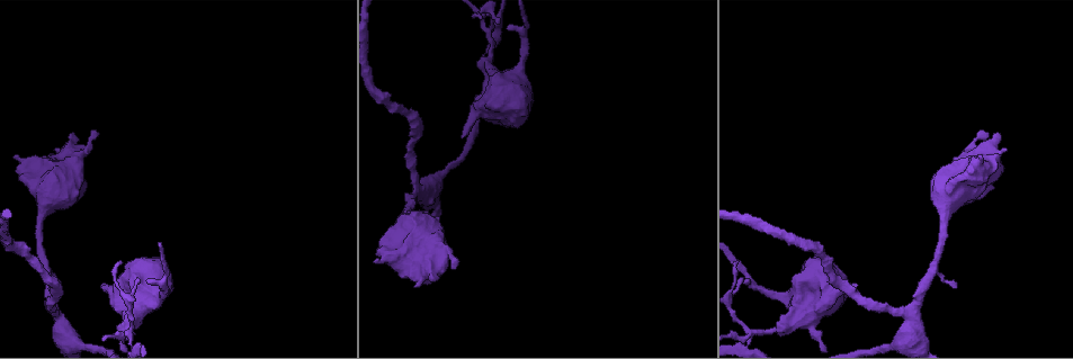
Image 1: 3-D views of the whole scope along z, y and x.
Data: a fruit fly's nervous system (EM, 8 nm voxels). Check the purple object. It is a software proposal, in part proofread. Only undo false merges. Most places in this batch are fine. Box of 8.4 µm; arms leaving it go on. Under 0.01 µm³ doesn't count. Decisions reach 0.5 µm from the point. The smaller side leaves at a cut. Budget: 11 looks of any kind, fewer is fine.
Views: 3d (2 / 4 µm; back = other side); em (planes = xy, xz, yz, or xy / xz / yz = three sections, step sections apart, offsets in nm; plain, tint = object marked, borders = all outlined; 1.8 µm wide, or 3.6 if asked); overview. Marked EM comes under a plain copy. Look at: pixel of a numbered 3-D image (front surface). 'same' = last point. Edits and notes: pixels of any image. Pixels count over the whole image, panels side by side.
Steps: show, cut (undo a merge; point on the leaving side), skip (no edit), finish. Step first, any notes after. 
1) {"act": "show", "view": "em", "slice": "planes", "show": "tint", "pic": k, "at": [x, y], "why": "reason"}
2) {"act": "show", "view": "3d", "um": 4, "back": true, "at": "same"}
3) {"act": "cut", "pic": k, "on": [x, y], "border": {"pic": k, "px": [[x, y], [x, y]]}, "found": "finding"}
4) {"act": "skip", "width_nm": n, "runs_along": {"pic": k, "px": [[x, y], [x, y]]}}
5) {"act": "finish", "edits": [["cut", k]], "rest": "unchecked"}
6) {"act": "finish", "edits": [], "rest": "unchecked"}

{"act": "show", "view": "3d", "um": 4, "pic": 1, "at": [448, 252], "why": "abrupt turn"}

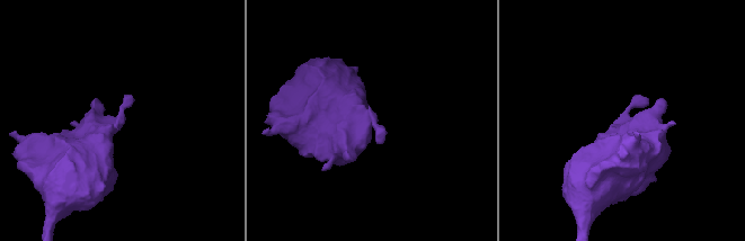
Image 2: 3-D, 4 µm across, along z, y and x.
{"act": "show", "view": "em", "um": 3.6, "slice": "planes", "show": "tint", "pic": 2, "at": [121, 117], "why": "need the tissue"}

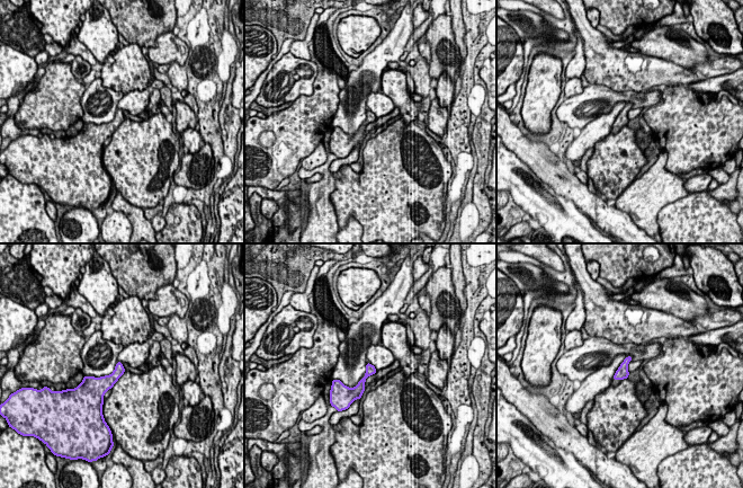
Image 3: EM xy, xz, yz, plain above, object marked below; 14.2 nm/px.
{"act": "skip", "runs_along": {"pic": 3, "px": [[372, 369], [355, 390], [346, 390]]}, "found": "one neuron here"}

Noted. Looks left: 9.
{"act": "show", "view": "3d", "um": 4, "pic": 1, "at": [47, 200], "why": "thick turns thin"}

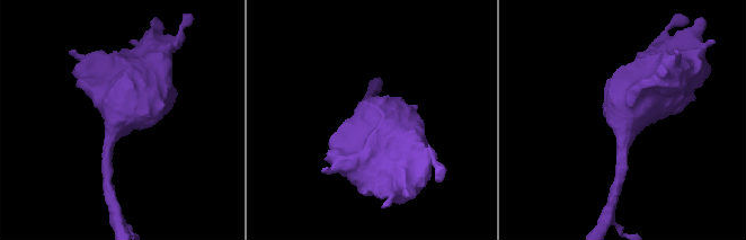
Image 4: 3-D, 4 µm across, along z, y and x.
{"act": "show", "view": "em", "slice": "xz", "step": 4, "show": "tint", "pic": 4, "at": [624, 116]}

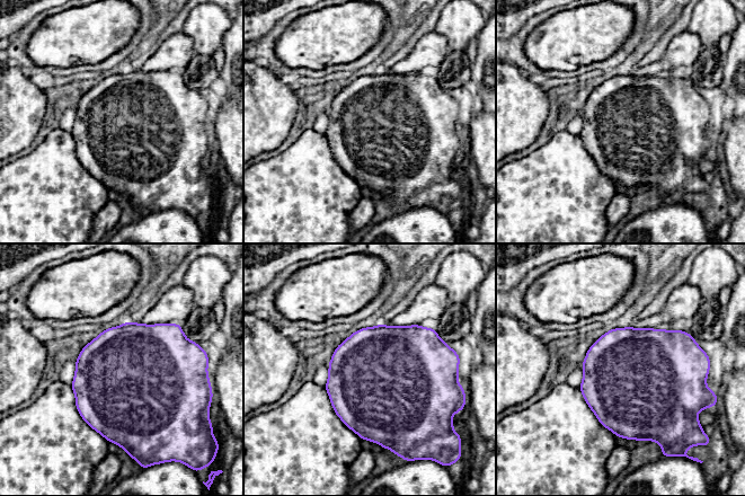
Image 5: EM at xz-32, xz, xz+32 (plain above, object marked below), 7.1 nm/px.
{"act": "show", "view": "em", "slice": "xy", "step": 16, "show": "tint", "at": "same"}

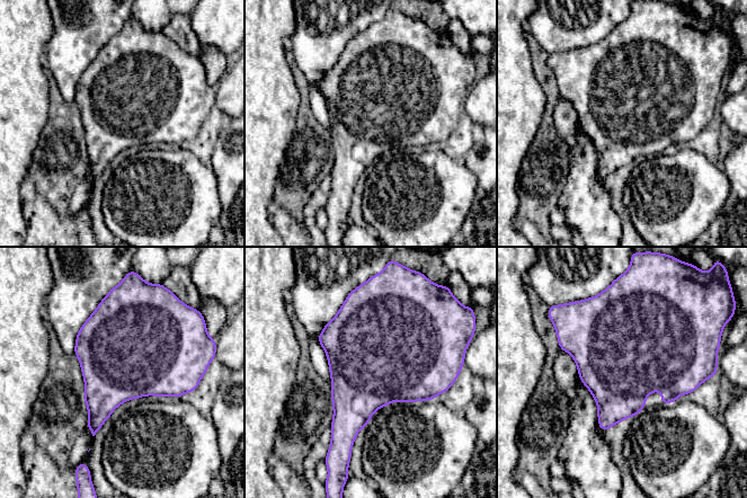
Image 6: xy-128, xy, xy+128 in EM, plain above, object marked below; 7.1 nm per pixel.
{"act": "skip", "found": "all the same neuron"}

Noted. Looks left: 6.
{"act": "show", "view": "em", "slice": "planes", "show": "tint", "pic": 1, "at": [748, 333], "why": "sharp bend"}

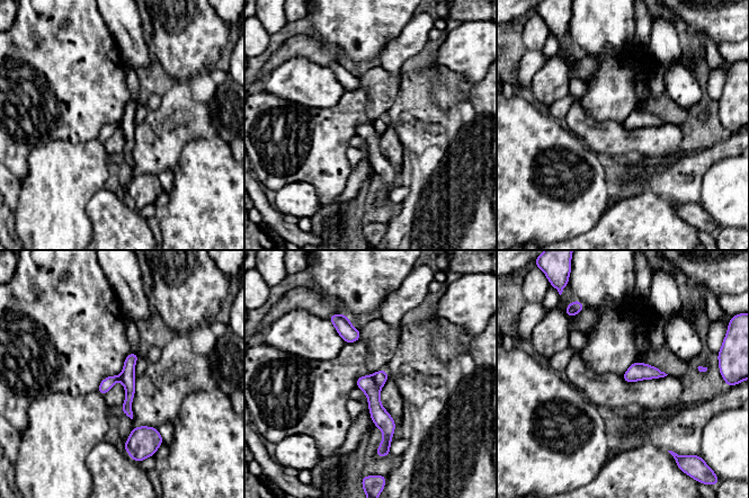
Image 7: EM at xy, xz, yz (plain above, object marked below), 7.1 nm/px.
{"act": "cut", "pic": 7, "on": [380, 416], "border": {"pic": 7, "px": [[371, 375], [380, 388]]}, "found": "two neurons meet here"}

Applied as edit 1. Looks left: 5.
{"act": "show", "view": "overview"}

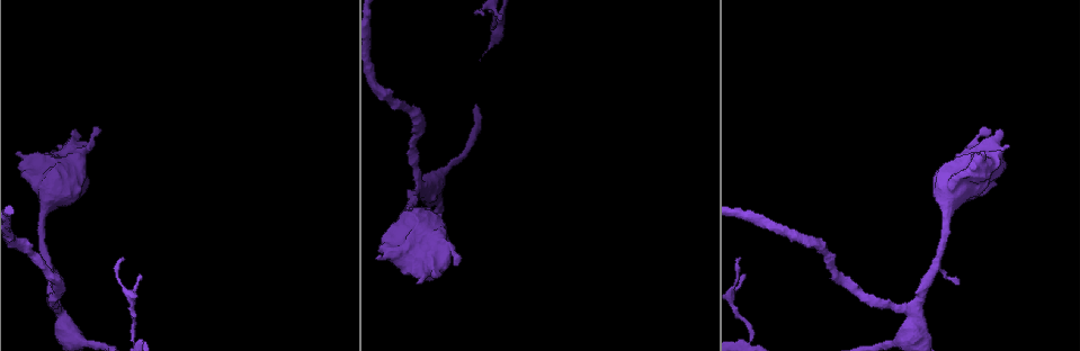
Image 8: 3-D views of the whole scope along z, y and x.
{"act": "show", "view": "3d", "um": 2, "back": true, "pic": 8, "at": [415, 187], "why": "thick turns thin"}

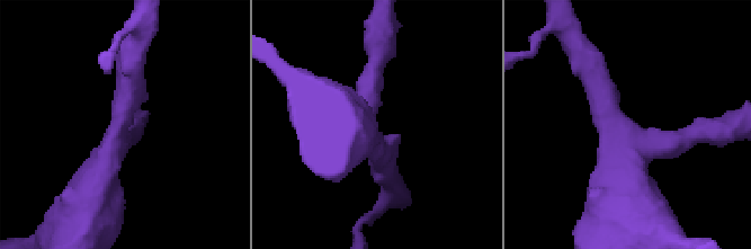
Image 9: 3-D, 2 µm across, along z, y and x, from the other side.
{"act": "show", "view": "em", "slice": "planes", "show": "tint", "pic": 9, "at": [625, 141]}

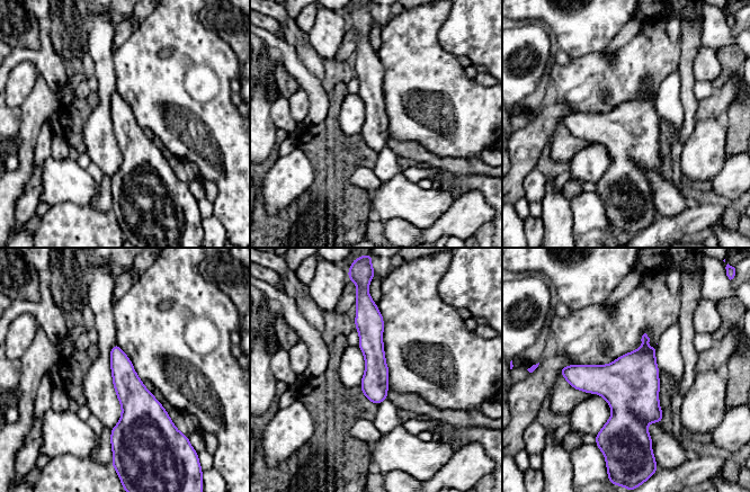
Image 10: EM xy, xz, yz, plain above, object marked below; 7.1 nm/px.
{"act": "skip", "runs_along": {"pic": 10, "px": [[371, 306], [377, 401]]}, "found": "continuous, no second neuron"}

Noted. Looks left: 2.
{"act": "finish", "edits": [["cut", 7]], "rest": "unchecked"}

